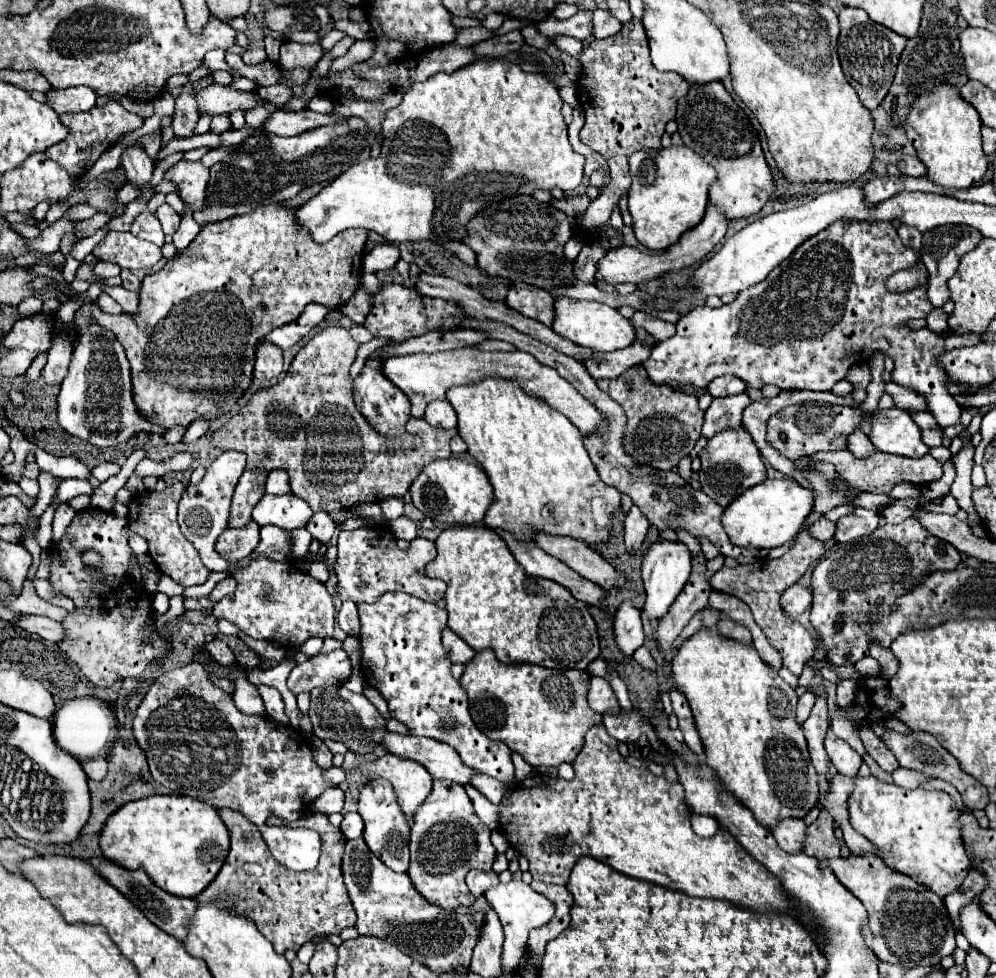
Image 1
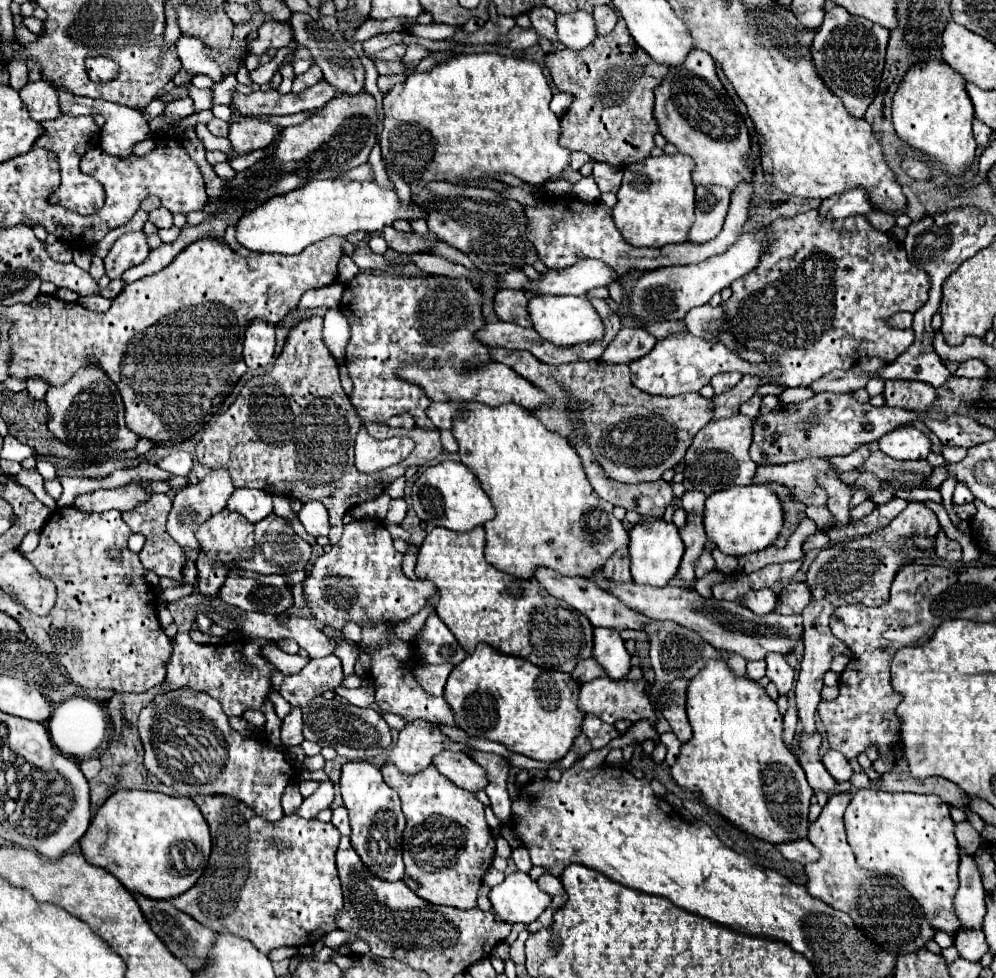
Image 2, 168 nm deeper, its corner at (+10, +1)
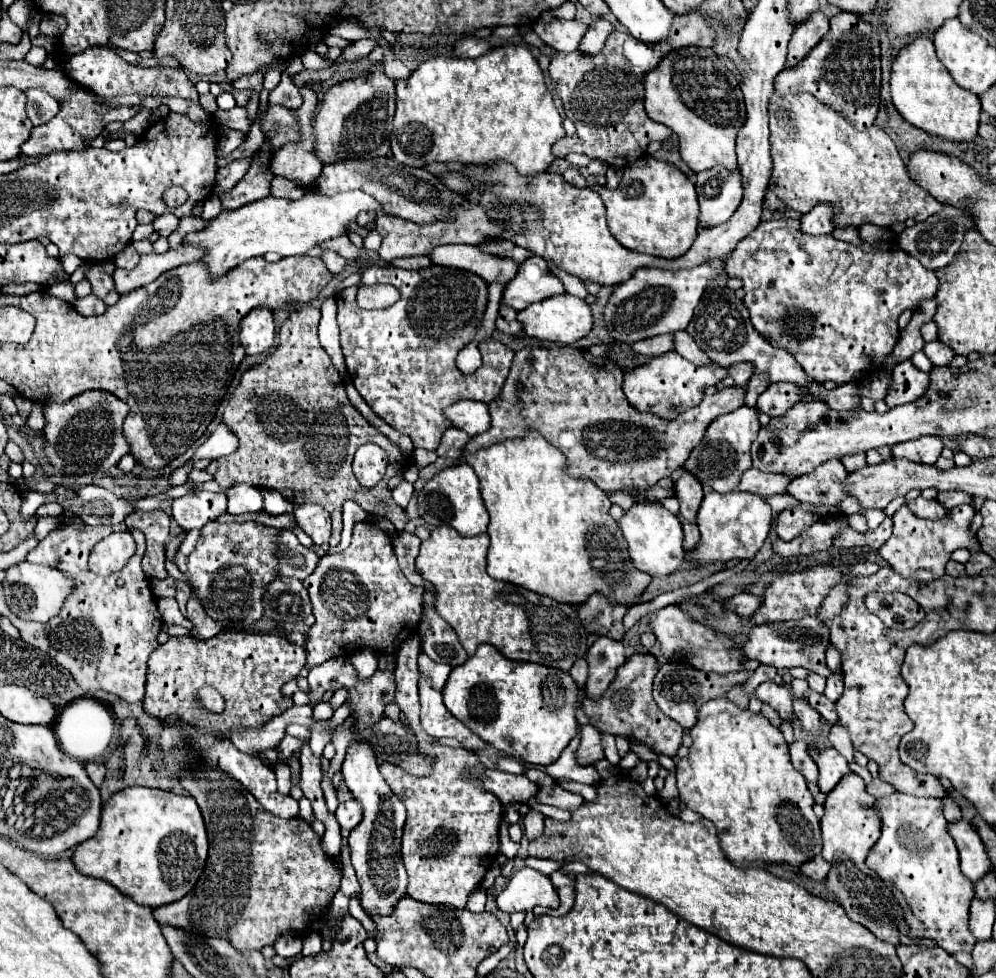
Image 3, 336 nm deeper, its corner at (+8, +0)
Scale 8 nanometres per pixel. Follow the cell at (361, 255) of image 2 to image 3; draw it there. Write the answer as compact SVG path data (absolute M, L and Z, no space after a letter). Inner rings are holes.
M348 235L336 237L334 241L324 241L324 243L318 245L318 247L322 247L322 249L332 249L332 251L336 251L340 257L344 257L344 259L348 259L348 261L358 259L358 255L360 255L360 251L362 251L362 249L358 249L358 247L354 247L354 245L350 243Z

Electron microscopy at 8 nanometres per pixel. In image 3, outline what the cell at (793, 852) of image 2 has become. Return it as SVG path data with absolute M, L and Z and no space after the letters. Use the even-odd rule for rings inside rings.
M818 855L818 857L814 857L812 861L804 863L804 865L800 867L800 871L802 871L804 875L808 875L810 879L814 879L814 881L824 881L826 875L828 875L828 871L830 871L830 865Z

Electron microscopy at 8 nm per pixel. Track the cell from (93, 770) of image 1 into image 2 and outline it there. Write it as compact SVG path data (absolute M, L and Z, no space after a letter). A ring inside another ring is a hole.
M90 756L90 758L86 758L86 760L80 760L80 770L82 770L82 774L88 778L88 780L92 780L98 772L100 772L100 760L96 758L96 756Z

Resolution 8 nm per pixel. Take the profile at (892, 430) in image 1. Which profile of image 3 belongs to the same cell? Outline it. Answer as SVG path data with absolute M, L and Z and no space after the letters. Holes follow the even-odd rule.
M918 437L906 443L898 443L892 447L892 457L896 459L910 459L916 463L924 463L924 465L934 465L936 459L940 457L942 451L942 439L940 437Z

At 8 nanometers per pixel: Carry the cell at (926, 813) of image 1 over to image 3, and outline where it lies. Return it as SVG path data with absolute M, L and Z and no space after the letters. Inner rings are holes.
M892 793L876 801L874 811L882 817L882 835L876 845L870 849L866 857L866 865L878 873L878 877L886 883L886 887L894 893L894 899L900 903L904 911L906 925L910 929L908 937L918 939L932 939L938 947L948 953L958 951L972 951L974 949L974 935L968 929L968 907L974 899L974 883L962 875L958 849L946 829L946 819L942 815L942 801L932 797L912 797L904 793Z

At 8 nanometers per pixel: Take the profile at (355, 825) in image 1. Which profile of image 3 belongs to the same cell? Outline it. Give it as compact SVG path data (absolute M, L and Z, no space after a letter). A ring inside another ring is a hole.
M354 799L340 803L336 809L336 819L342 829L354 829L362 821L362 805L358 805L358 801Z

